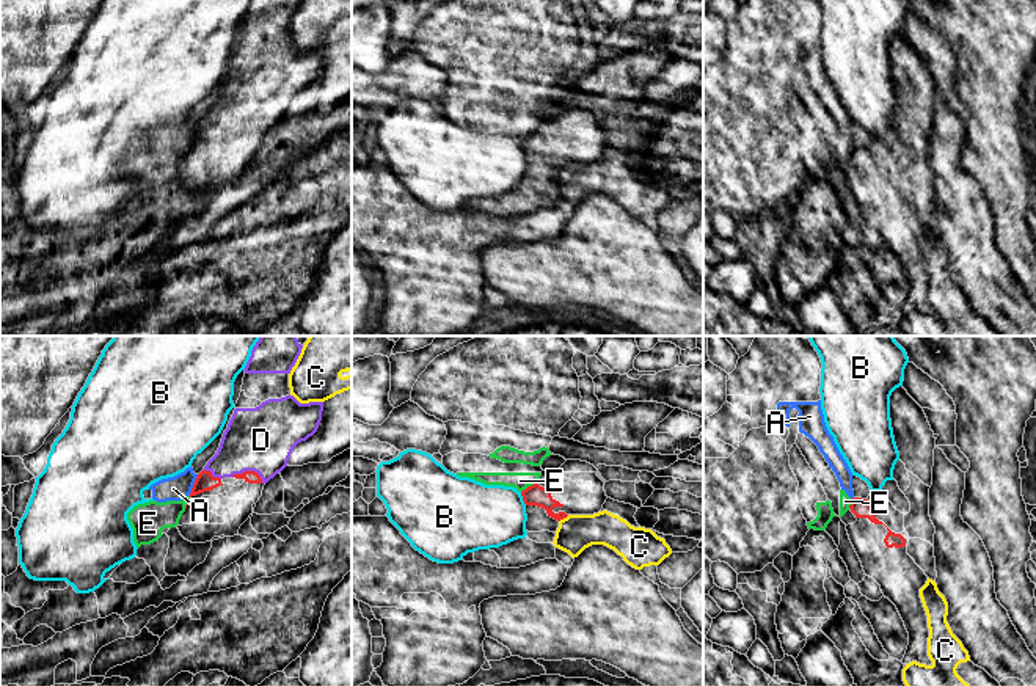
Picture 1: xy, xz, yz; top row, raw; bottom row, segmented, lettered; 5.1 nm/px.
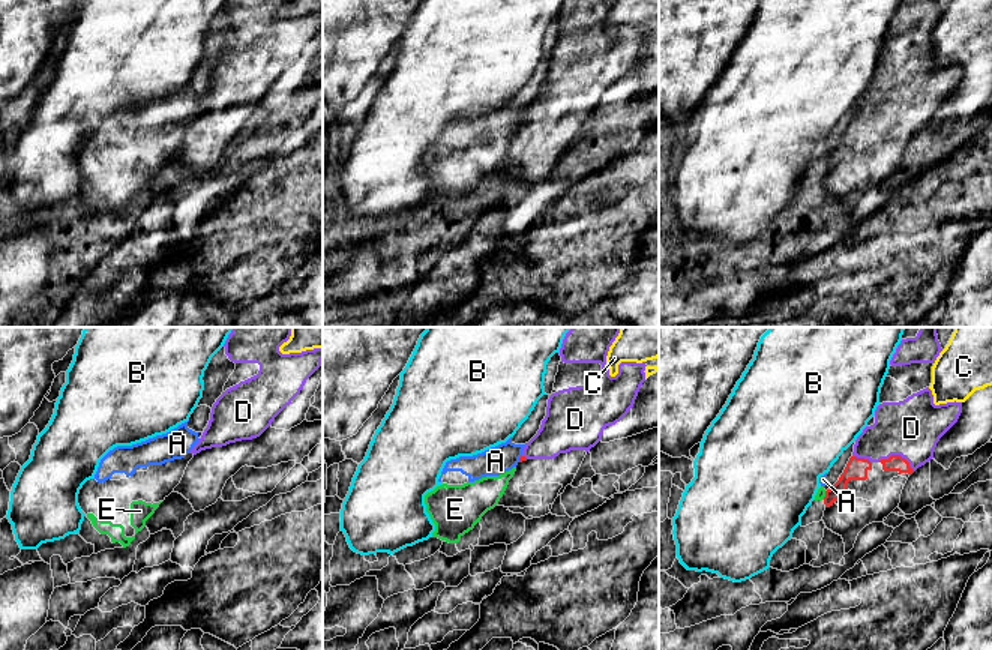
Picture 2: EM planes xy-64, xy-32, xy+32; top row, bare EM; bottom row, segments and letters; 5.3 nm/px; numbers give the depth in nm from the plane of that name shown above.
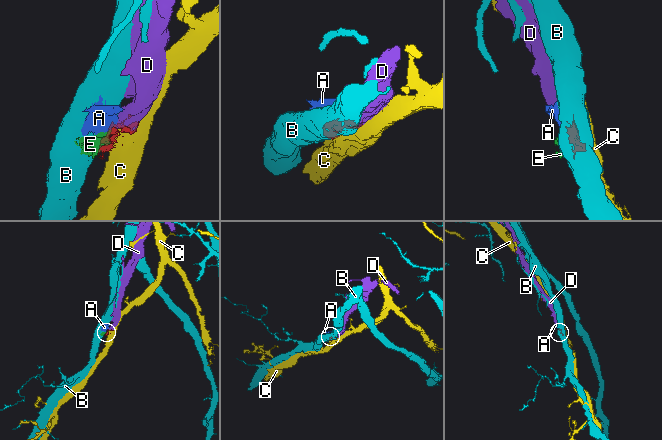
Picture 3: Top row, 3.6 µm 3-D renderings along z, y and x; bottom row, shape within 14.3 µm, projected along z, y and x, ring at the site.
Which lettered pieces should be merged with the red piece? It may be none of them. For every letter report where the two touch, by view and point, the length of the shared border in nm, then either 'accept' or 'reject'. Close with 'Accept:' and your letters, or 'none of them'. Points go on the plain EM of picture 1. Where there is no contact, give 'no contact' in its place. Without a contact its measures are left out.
A: xy (193, 134) | 120 nm | reject
B: xz (523, 146) | 80 nm | reject
C: xz (564, 165) | 70 nm | reject
D: xy (248, 120) | 170 nm | accept
E: xz (528, 135) | 90 nm | reject
Accept: D

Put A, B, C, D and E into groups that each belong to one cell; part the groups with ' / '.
A E / B / C / D

